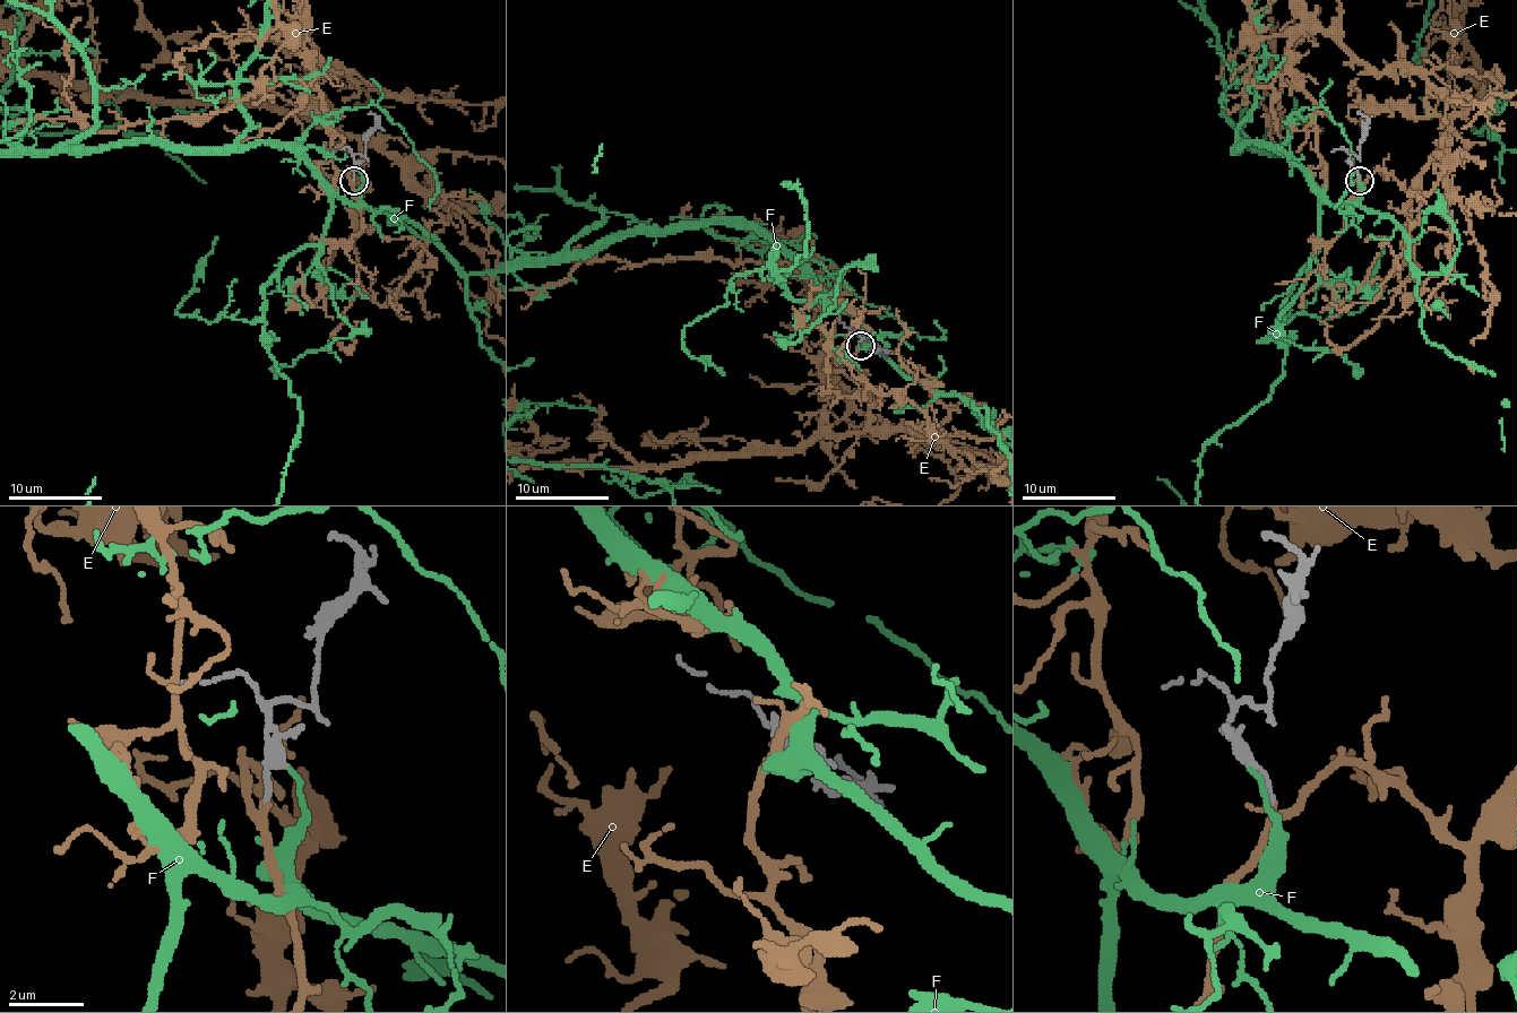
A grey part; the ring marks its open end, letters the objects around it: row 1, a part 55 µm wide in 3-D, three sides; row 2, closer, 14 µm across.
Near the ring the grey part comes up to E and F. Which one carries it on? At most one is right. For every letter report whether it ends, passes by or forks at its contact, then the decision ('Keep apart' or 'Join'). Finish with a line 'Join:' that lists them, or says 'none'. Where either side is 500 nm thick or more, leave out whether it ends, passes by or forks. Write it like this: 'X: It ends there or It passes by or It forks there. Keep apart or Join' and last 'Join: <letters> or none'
E: It passes by. Keep apart
F: It ends there. Keep apart
Join: none

